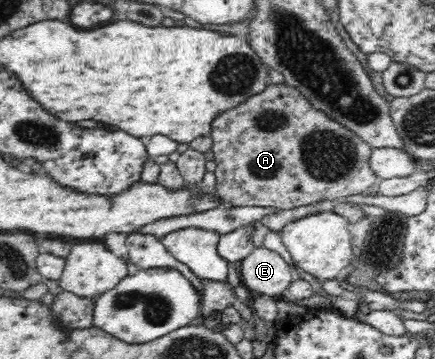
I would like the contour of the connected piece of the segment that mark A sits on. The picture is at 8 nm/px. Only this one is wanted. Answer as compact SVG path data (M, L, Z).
M269 83L264 90L232 110L222 112L212 128L217 194L228 206L262 206L290 210L321 200L364 194L378 181L368 164L373 147L325 112L314 108L302 93L288 84Z

